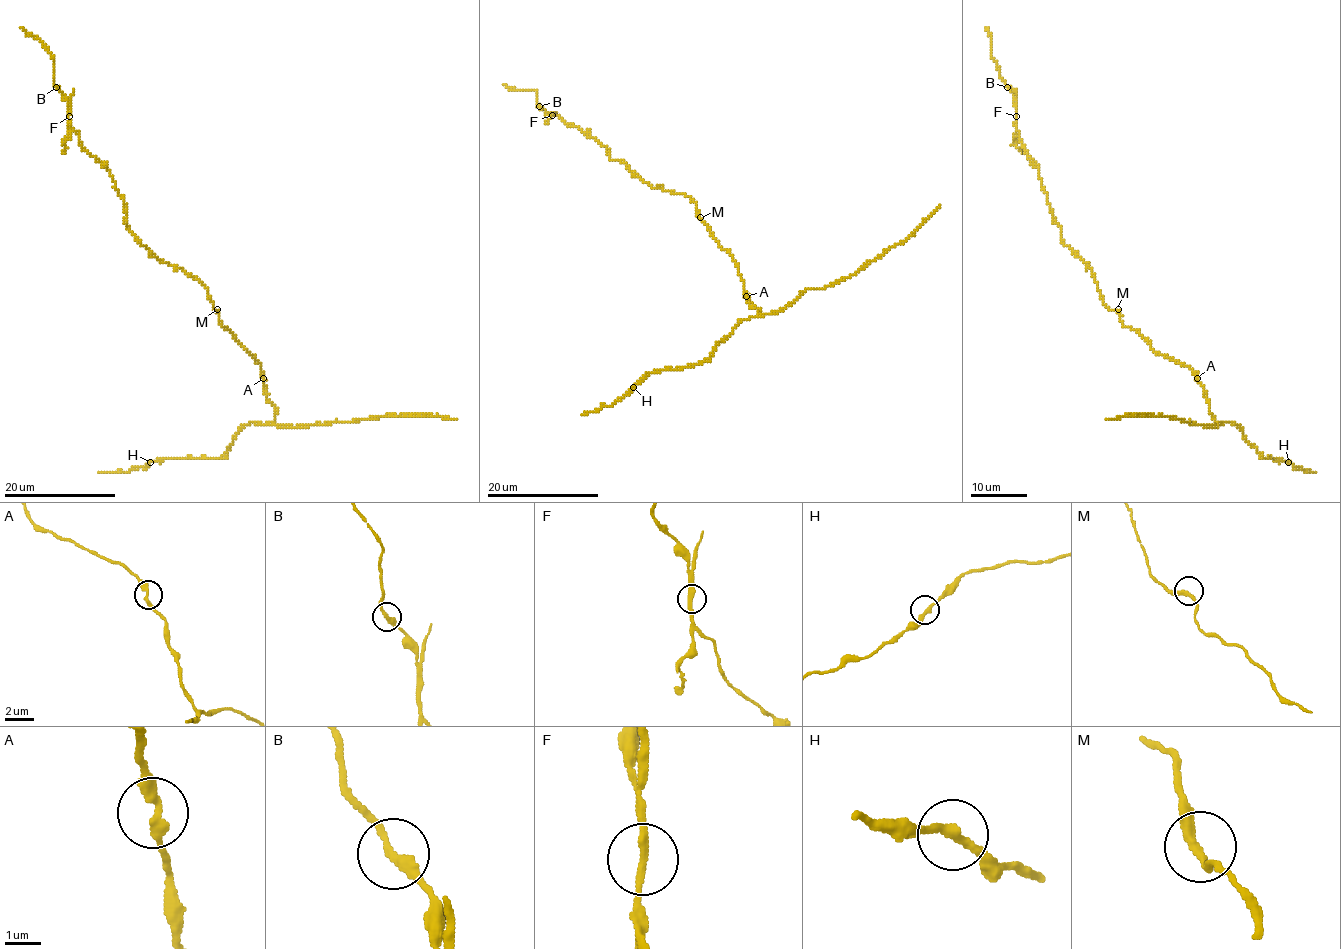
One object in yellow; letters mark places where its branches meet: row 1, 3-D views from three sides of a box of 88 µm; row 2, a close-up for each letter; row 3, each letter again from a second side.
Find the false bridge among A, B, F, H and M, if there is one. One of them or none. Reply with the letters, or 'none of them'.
F

